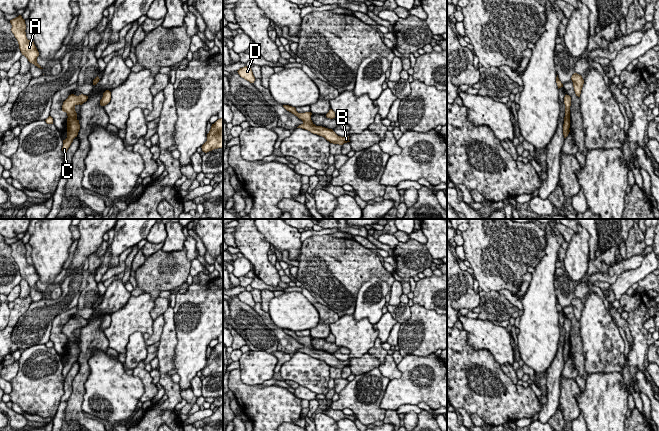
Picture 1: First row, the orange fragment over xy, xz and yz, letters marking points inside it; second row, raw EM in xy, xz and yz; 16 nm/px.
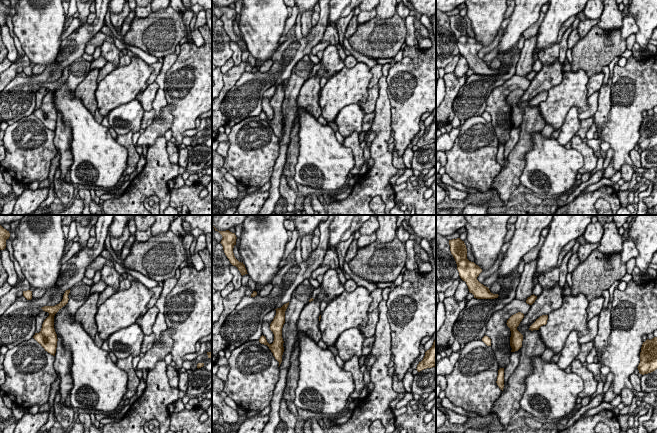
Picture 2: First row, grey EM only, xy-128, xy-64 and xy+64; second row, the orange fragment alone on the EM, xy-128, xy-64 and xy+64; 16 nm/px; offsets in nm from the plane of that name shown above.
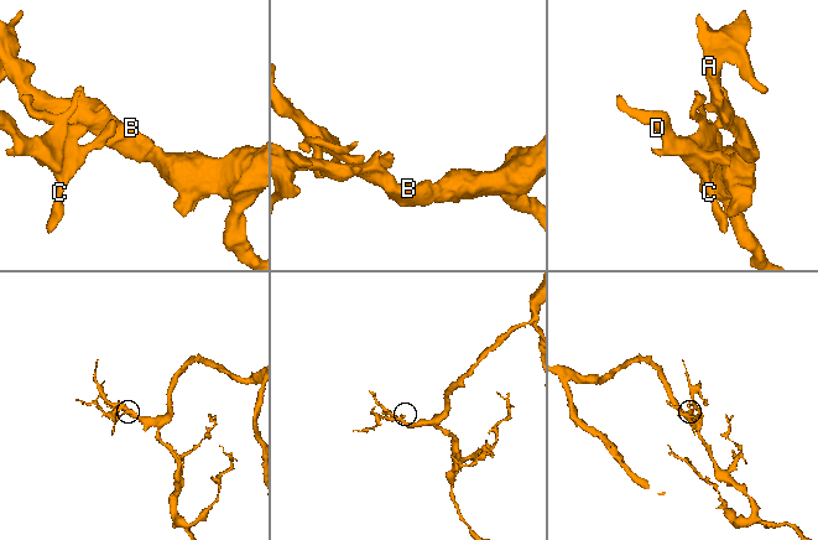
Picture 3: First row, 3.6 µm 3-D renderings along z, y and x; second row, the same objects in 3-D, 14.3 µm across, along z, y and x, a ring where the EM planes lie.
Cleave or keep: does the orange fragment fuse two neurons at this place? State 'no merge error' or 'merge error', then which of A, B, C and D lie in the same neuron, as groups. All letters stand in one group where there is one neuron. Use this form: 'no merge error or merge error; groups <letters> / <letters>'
no merge error; groups A B C D

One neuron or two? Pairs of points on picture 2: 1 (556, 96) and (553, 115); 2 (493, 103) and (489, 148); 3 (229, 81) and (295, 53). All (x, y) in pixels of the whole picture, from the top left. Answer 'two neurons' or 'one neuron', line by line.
1: one neuron
2: two neurons
3: two neurons

